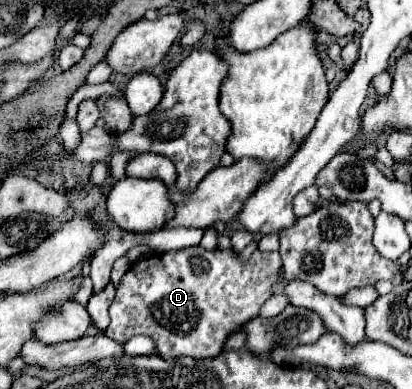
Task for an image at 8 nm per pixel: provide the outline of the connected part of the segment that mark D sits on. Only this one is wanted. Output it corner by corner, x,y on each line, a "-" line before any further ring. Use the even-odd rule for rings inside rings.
201,246
183,248
177,252
161,252
135,262
119,282
115,300
109,308
111,324
105,336
125,344
129,338
143,334
153,338
155,350
161,358
215,358
221,352
227,336
239,326
259,316
261,304
273,296
273,286
281,282
281,258
279,252
259,252
255,250
247,264
235,260
233,250
205,250

